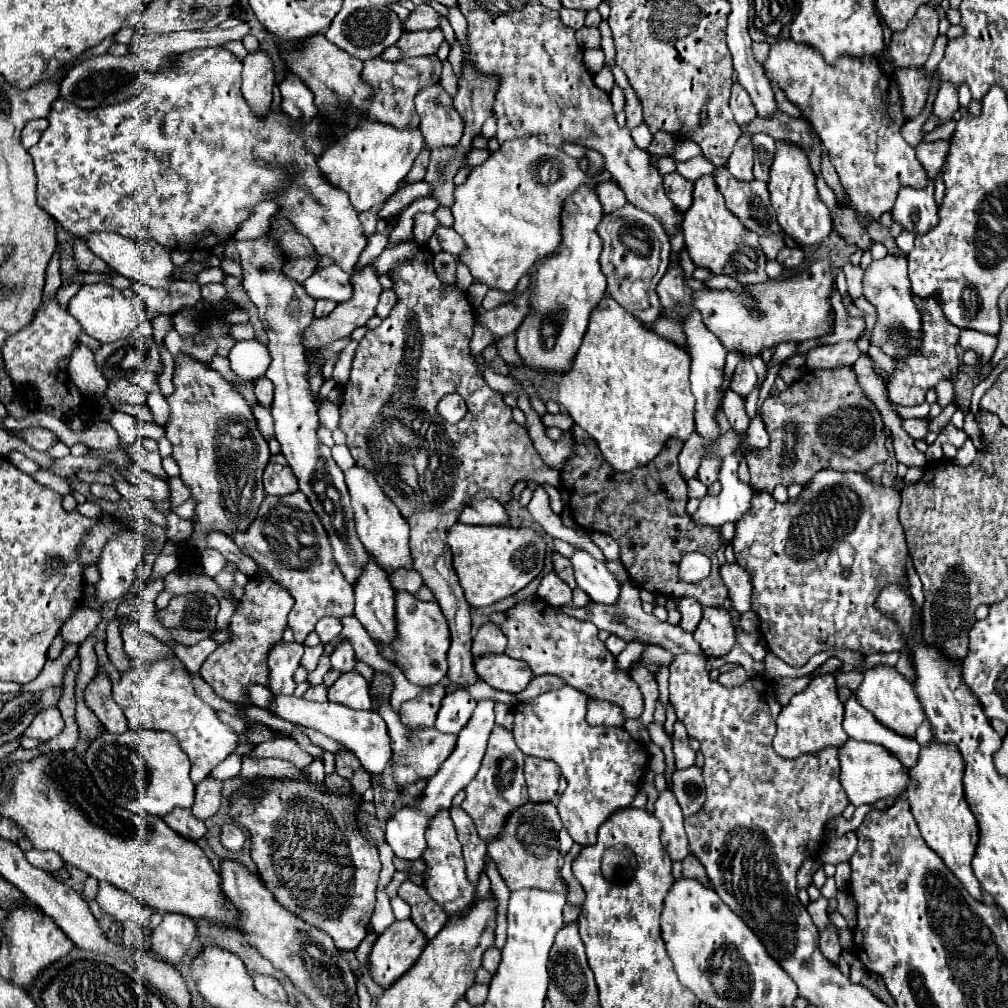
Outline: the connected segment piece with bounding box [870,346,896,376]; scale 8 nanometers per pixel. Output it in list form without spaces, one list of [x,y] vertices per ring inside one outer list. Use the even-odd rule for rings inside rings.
[[[870,346],[870,356],[889,376],[895,371],[895,363],[879,346]]]

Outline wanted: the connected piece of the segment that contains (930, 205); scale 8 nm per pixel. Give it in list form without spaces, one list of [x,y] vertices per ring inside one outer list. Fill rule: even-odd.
[[[933,182],[925,190],[901,188],[893,206],[893,220],[915,236],[925,234],[939,222],[939,206],[933,200]]]

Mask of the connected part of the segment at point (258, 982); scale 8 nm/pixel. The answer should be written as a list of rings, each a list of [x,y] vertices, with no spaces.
[[[255,974],[255,990],[259,994],[263,994],[265,998],[269,1000],[275,1000],[275,1002],[287,1002],[287,994],[283,990],[283,986],[271,978],[271,976],[263,976],[263,974]]]

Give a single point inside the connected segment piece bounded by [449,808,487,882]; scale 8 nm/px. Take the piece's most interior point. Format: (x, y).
(474, 849)

